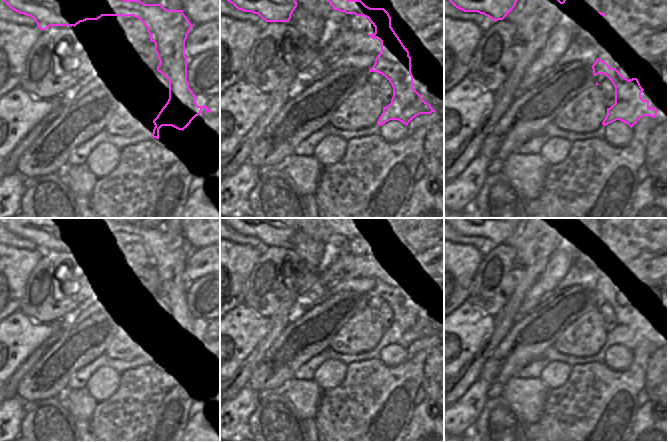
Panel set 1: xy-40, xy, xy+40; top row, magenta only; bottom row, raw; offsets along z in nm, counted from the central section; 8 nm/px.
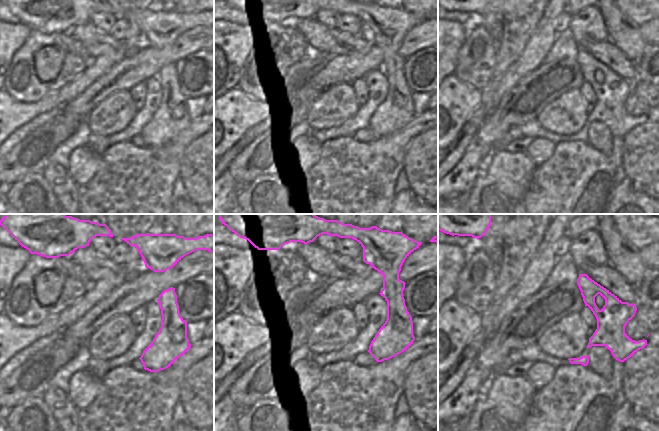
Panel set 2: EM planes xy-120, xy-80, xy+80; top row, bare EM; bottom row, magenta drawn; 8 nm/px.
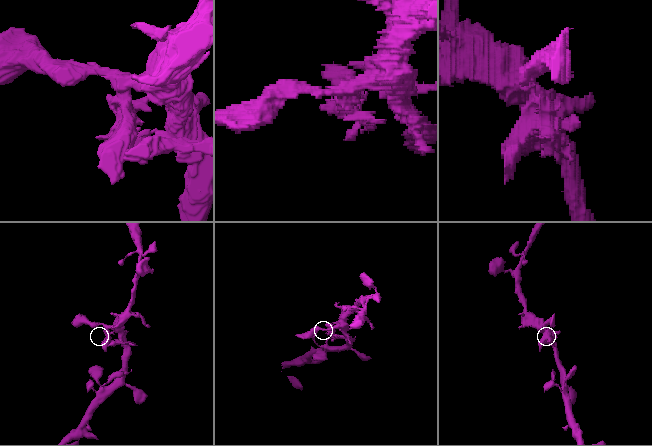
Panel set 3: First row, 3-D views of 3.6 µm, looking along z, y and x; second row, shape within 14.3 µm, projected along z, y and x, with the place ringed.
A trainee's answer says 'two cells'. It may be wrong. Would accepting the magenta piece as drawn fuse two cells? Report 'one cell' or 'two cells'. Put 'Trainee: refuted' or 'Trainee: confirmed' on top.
Trainee: confirmed
two cells

